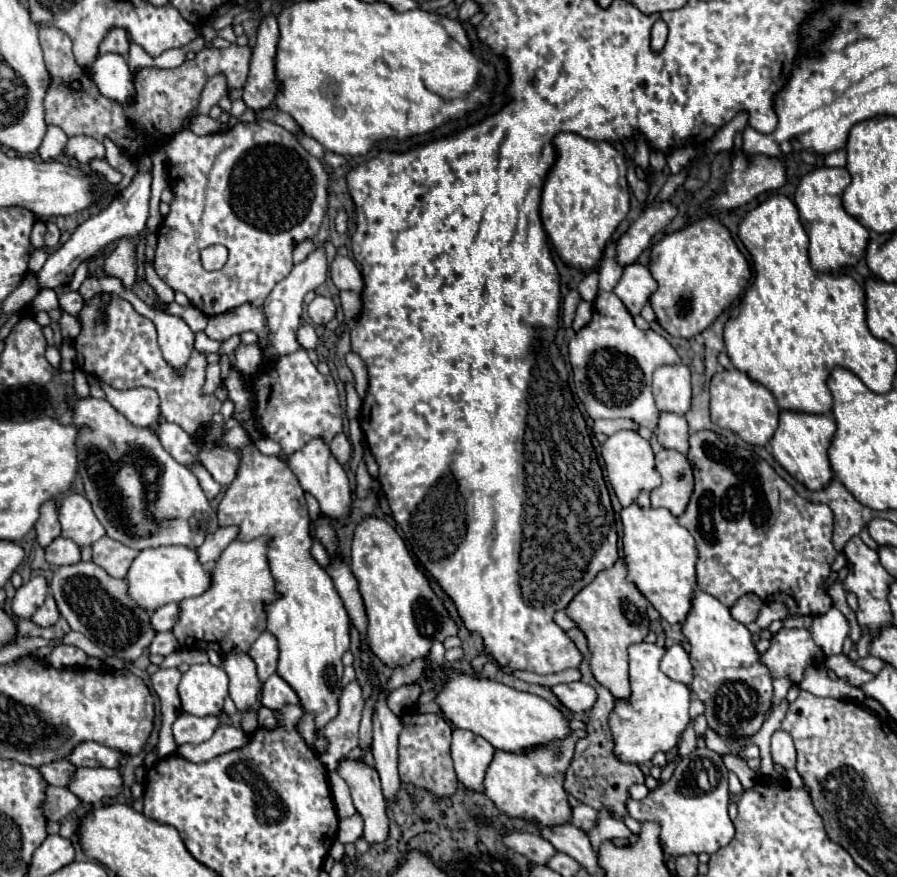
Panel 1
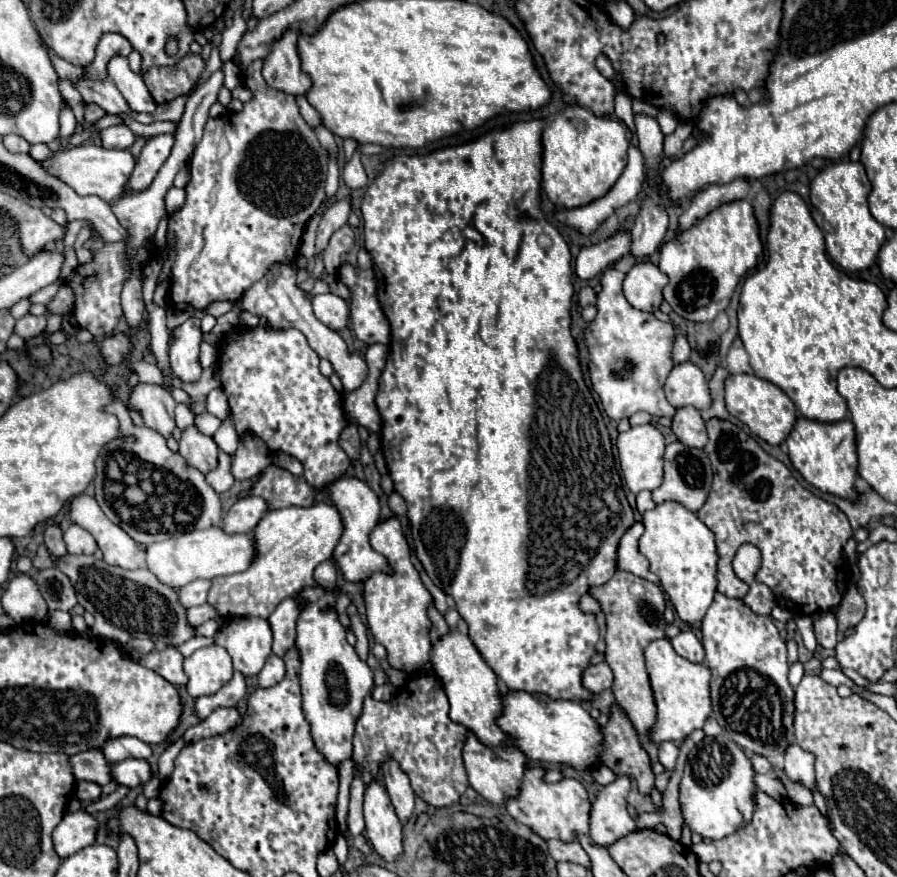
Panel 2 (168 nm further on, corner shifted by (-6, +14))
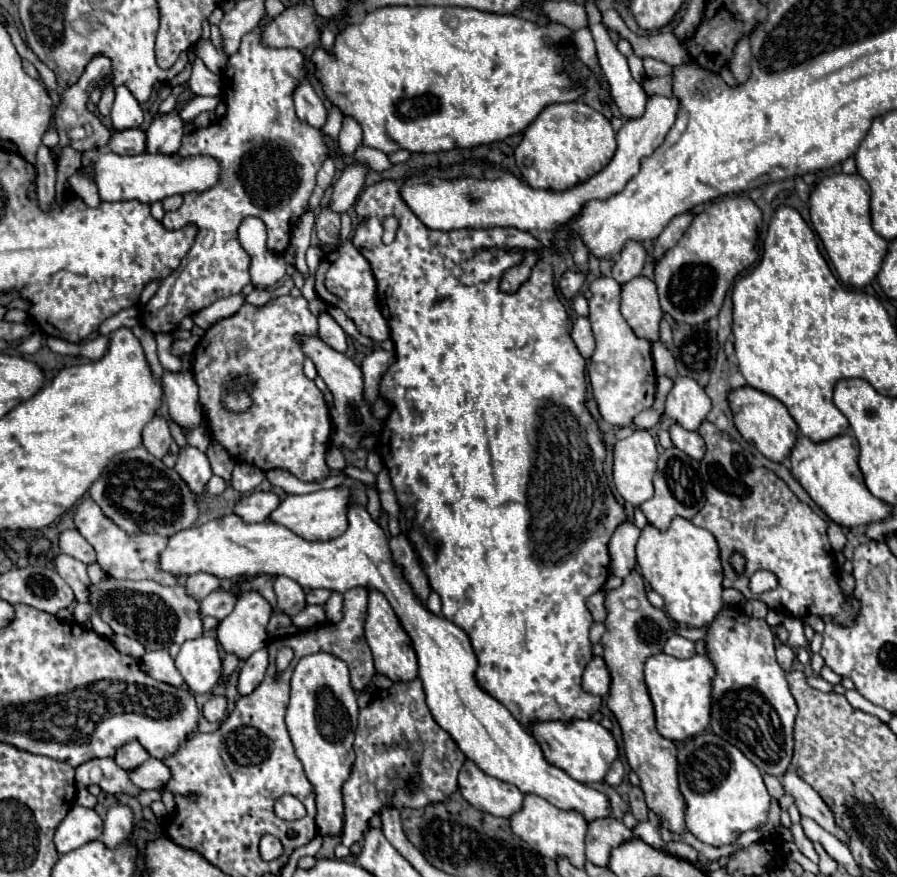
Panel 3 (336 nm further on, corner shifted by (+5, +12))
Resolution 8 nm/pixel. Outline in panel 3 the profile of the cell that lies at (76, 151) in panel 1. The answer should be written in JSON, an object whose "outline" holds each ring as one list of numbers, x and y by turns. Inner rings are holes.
{"outline":[[128,129,112,133,108,149,118,155,140,155,146,151,146,133,142,129]]}

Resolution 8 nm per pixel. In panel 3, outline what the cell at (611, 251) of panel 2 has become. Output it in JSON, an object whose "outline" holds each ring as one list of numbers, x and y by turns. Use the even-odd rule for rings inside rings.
{"outline":[[566,271,560,281,558,281,558,289,562,291,562,295,566,299,572,299,580,293,582,289,582,283,584,283,584,273,572,273,572,271]]}

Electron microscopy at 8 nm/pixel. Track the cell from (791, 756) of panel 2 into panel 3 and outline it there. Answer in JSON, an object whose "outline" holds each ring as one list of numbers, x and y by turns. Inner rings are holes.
{"outline":[[792,769,786,771,784,779,782,779,782,785,786,789,786,793,792,793,794,799,796,799,796,807,800,811,802,817,810,817,814,819,824,831,832,833,834,837,838,837,842,843,848,843,848,835,842,827,836,825,834,821,834,815,830,811,830,807,822,801,822,797,808,785,804,783]]}

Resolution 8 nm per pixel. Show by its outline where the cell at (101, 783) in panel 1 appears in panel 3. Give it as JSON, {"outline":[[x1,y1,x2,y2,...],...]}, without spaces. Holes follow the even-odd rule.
{"outline":[[150,757,148,763,140,765,136,771,130,771,130,779,140,787,140,789,162,789,170,781,172,771,168,765,164,765,160,759]]}

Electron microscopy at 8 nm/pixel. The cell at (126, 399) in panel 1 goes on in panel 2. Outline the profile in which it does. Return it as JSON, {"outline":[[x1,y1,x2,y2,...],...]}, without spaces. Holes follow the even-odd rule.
{"outline":[[137,383,129,395,127,407,135,409,143,417,143,423,159,431,163,437,173,435,175,399,161,385]]}

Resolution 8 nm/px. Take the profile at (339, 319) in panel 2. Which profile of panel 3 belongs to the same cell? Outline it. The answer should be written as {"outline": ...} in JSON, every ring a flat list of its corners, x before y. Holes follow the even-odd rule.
{"outline":[[322,313,322,315,318,317,318,325,320,325,318,337,320,337,328,347,332,347,334,351,346,353,346,349,348,349,348,345,346,345,346,333,344,333,342,327,330,317,330,313]]}

